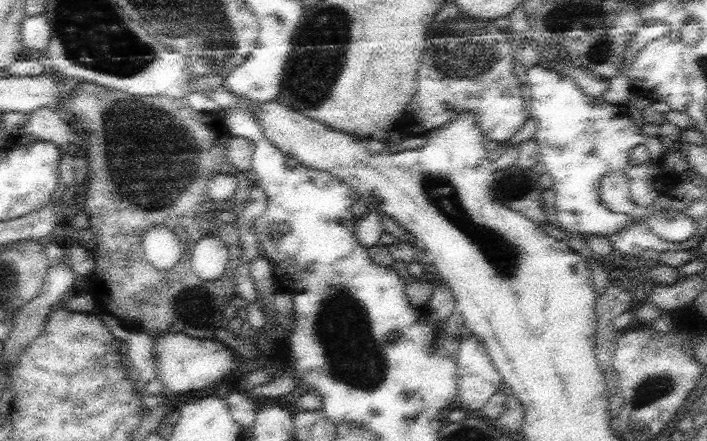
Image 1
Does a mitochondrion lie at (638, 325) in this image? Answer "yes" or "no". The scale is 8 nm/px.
no

